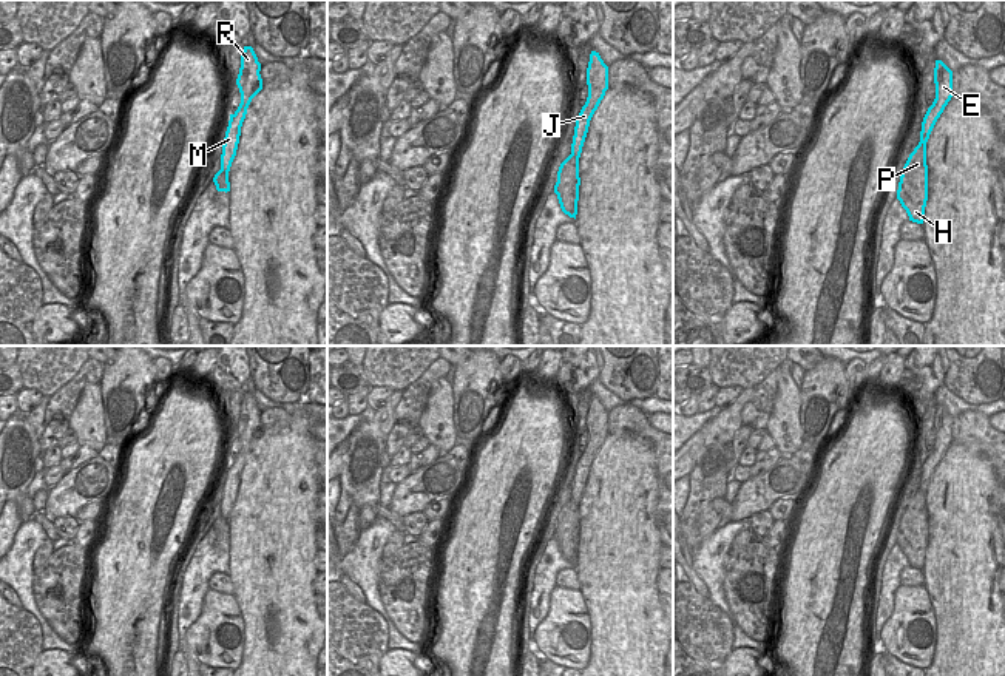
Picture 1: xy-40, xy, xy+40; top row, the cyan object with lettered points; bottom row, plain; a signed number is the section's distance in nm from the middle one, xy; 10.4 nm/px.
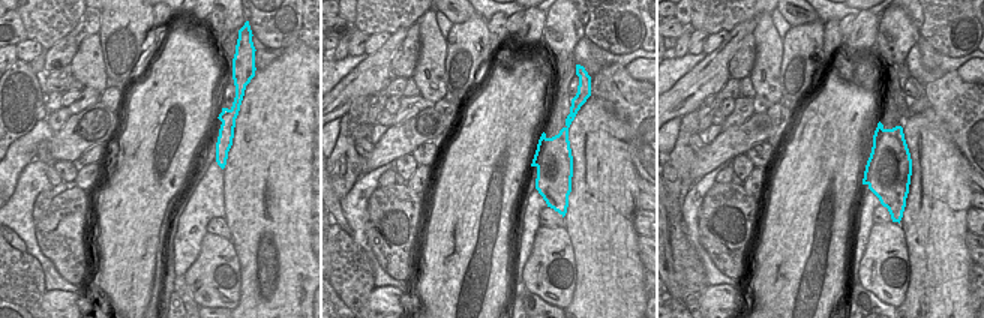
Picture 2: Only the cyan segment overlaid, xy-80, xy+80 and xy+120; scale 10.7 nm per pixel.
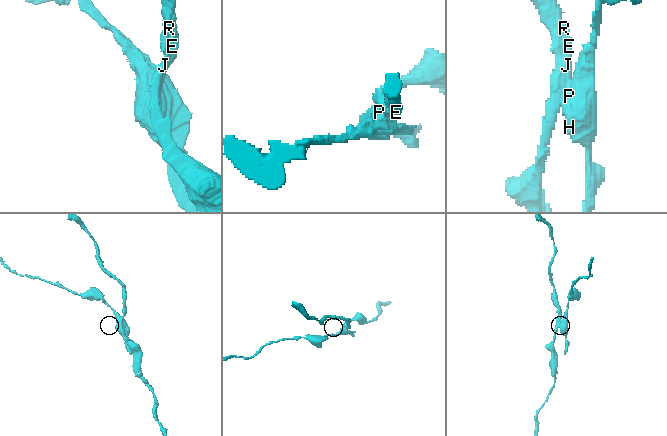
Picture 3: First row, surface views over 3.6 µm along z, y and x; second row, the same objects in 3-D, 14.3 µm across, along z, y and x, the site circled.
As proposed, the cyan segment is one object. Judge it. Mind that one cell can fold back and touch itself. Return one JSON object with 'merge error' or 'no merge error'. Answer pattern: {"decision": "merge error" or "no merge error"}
{"decision": "merge error"}

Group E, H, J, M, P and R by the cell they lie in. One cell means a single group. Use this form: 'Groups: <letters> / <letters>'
Groups: E J M R / H P

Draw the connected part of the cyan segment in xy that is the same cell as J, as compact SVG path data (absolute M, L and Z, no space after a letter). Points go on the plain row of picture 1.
M591 397L587 414L588 443L582 452L574 472L571 499L576 505L580 503L582 492L588 478L590 466L597 455L601 446L608 435L608 412L601 404L599 398Z

